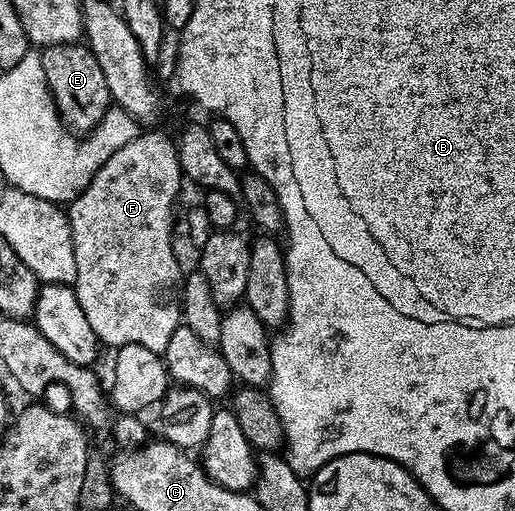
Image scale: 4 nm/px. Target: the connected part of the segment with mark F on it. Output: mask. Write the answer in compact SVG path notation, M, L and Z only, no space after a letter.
M144 130L135 140L117 149L69 205L67 214L77 264L74 289L90 328L104 346L139 344L161 355L181 325L180 306L176 302L166 303L162 295L163 291L176 288L183 277L171 243L171 208L179 195L179 179L179 156L172 138L170 141L159 131Z

